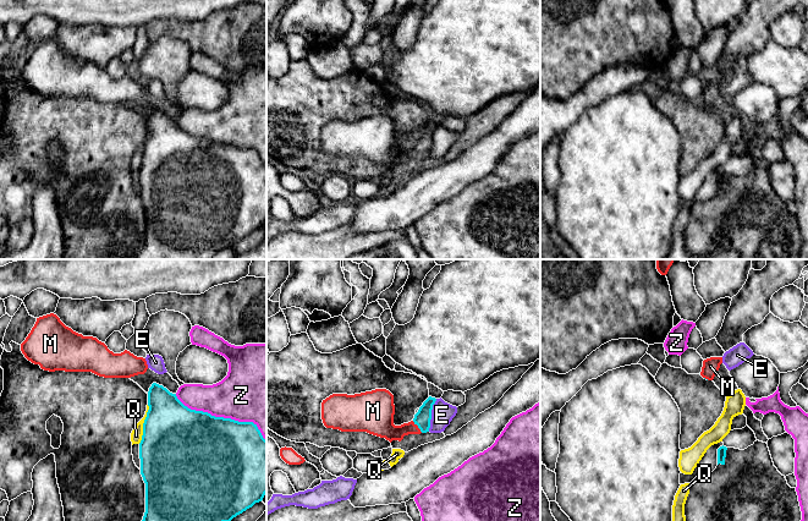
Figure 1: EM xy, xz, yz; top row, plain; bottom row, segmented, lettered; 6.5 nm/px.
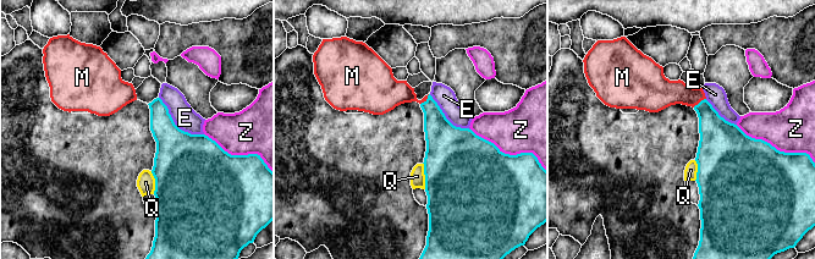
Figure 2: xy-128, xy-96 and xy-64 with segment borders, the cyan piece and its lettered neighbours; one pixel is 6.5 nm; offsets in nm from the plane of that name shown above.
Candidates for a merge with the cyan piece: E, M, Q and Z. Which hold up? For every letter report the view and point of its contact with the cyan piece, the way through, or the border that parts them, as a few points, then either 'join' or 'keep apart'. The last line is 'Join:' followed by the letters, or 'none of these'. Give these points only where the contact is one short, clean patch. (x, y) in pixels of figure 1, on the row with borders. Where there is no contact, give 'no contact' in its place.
E: meets cyan in xz at (430, 415); keep apart
M: meets cyan in xz at (418, 427); runs through xz (422, 418), (418, 427), (386, 429), (380, 423); join
Q: meets cyan in xy at (143, 424); keep apart
Z: meets cyan in xy at (223, 417); keep apart
Join: M

